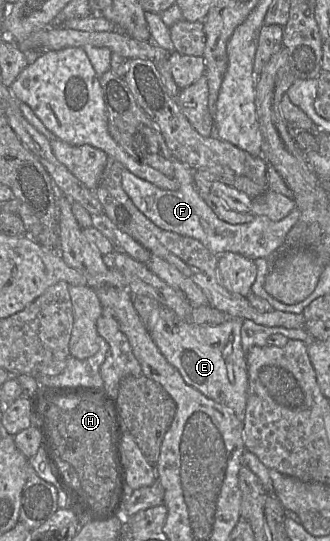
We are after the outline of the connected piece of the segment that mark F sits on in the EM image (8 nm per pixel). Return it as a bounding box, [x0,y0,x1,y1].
[121,157,302,312]

